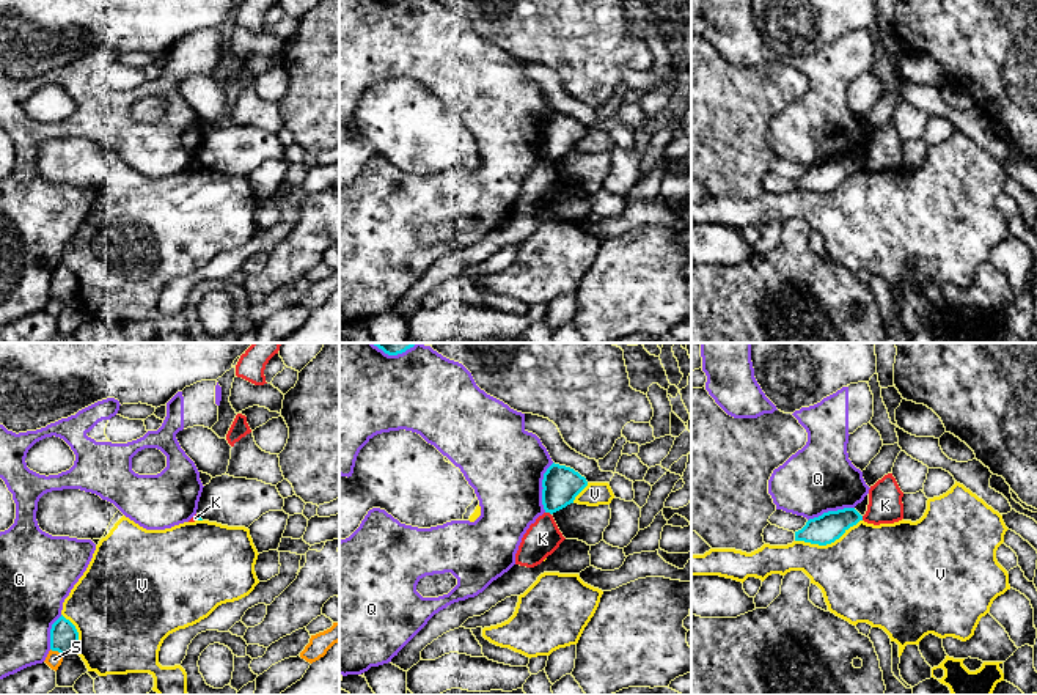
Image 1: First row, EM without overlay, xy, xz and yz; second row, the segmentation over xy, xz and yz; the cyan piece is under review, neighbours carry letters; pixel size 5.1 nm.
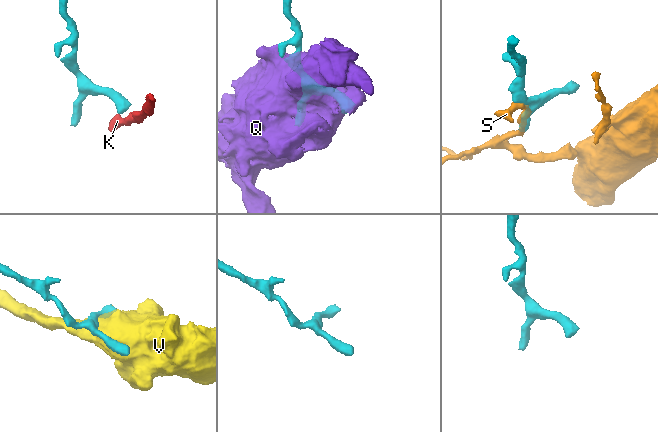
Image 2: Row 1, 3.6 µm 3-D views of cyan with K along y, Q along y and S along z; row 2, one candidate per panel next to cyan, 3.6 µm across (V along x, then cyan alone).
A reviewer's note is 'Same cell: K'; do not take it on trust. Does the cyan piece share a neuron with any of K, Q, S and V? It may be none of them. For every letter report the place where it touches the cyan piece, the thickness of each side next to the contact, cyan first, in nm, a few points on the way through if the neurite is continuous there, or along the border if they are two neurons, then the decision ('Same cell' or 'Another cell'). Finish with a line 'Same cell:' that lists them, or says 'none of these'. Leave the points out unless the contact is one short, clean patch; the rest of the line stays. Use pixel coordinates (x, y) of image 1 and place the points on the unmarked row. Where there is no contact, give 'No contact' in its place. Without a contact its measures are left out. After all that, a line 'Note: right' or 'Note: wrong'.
K: Touches cyan at xz (549, 159). Thickness 190 nm (cyan) against 180 nm. Boundary: xz (545, 159), (550, 162). Another cell
Q: Touches cyan at xz (542, 134). Thickness 190 nm (cyan) against 400 nm. Another cell
S: Touches cyan at xy (57, 297). Thickness 140 nm (cyan) against 90 nm. Another cell
V: Touches cyan at yz (828, 191). Thickness 150 nm (cyan) against 460 nm. Another cell
Same cell: none of these
Note: wrong

